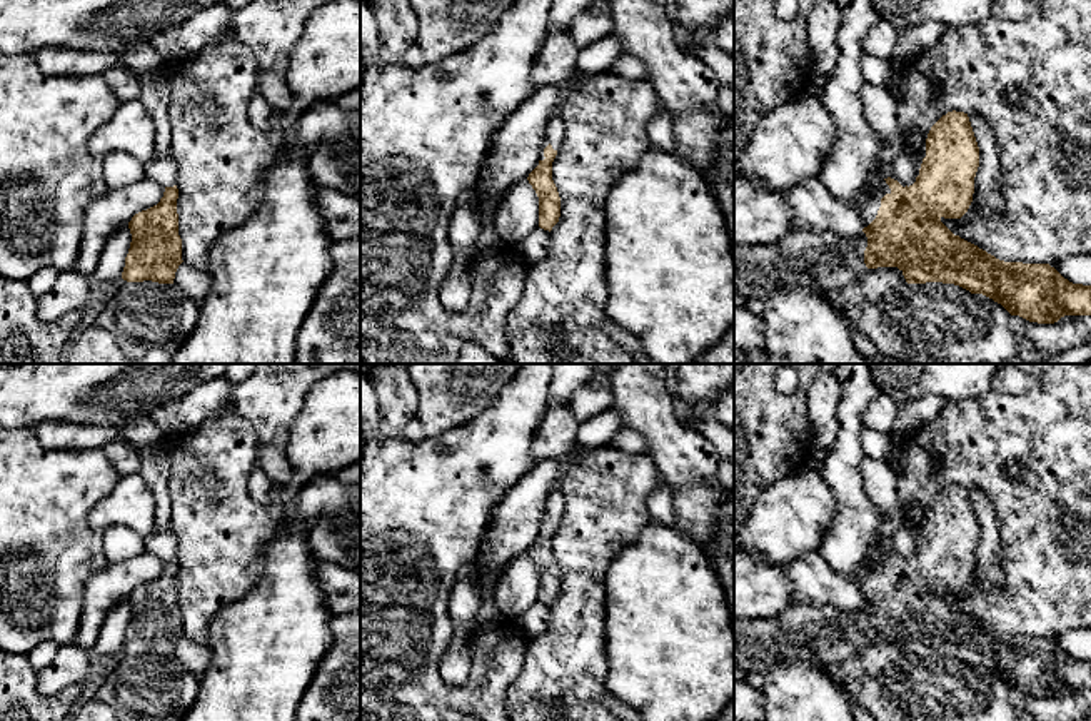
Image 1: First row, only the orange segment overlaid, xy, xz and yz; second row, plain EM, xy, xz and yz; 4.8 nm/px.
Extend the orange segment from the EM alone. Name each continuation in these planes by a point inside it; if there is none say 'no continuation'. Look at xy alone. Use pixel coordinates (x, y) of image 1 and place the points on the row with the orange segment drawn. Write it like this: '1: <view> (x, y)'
no continuation

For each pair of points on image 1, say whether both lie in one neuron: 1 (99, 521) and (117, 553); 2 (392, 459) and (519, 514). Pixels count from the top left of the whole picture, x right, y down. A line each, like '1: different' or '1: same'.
1: different
2: different

